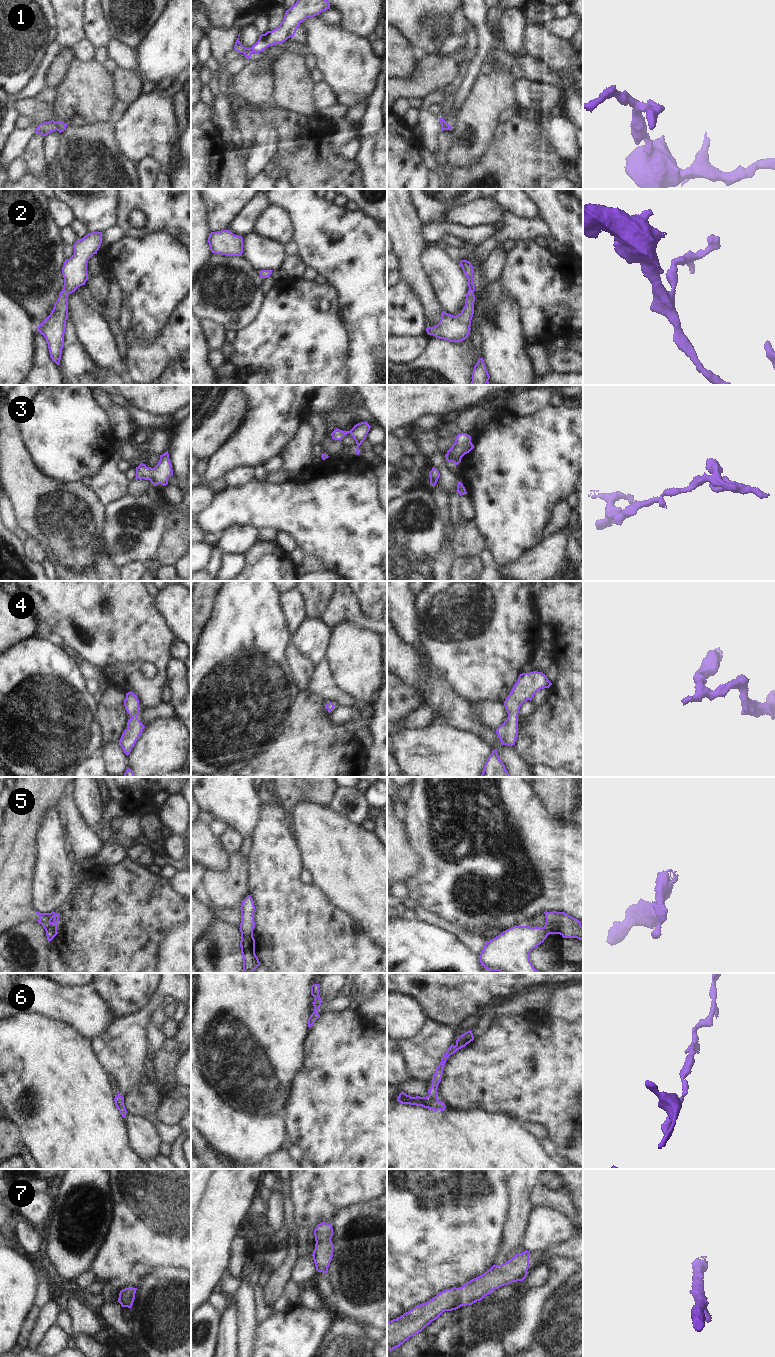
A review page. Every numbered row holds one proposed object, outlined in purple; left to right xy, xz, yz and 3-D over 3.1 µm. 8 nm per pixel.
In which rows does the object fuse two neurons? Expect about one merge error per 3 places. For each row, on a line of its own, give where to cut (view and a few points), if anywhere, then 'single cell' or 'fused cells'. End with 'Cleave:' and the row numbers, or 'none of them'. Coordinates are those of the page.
1: xy (55, 122), (57, 129) | fused cells
2: no cut | single cell
3: no cut | single cell
4: no cut | single cell
5: xz (241, 934), (252, 935) | fused cells
6: no cut | single cell
7: no cut | single cell
Cleave: 1, 5

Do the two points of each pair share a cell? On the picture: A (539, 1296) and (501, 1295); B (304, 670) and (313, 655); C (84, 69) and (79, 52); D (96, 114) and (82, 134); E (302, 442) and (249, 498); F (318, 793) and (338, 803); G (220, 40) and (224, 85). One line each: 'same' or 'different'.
A: different
B: different
C: different
D: different
E: different
F: different
G: same

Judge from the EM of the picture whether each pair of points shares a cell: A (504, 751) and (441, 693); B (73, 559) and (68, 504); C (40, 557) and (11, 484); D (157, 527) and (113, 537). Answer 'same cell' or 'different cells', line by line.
A: same cell
B: same cell
C: different cells
D: same cell

